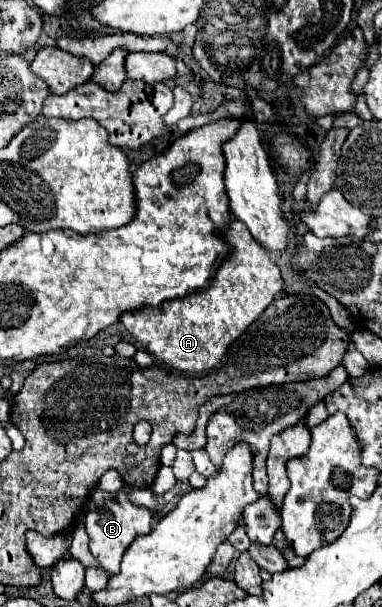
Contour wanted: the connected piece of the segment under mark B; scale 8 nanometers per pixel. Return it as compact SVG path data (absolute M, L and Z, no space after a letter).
M116 493L102 507L96 507L86 513L84 529L90 535L90 551L96 557L98 565L104 567L110 575L118 575L122 555L130 547L130 543L138 535L146 535L152 531L152 513L146 507L132 505L124 493Z

